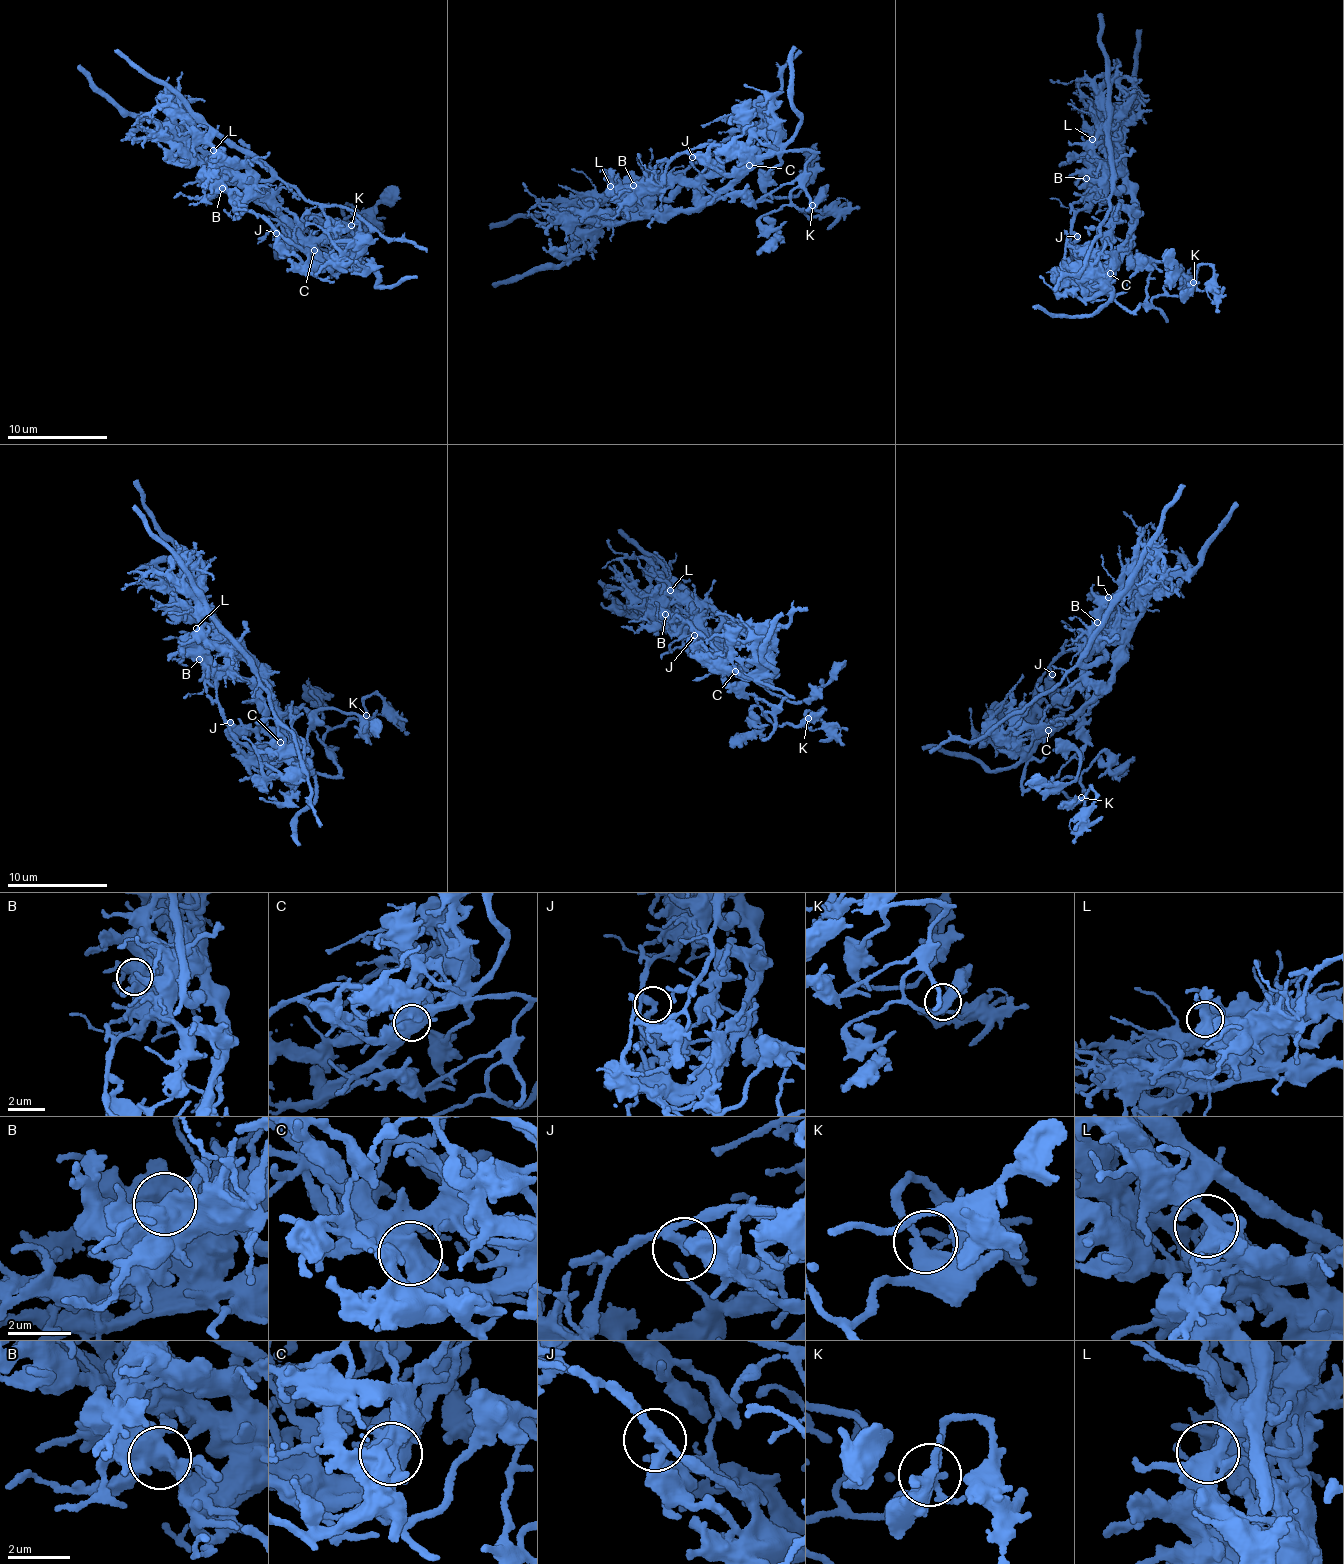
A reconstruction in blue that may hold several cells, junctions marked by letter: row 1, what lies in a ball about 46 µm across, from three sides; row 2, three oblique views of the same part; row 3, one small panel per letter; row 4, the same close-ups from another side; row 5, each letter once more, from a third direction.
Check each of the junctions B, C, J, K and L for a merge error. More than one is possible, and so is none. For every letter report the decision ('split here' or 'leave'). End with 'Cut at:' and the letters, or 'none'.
B: leave
C: split here
J: split here
K: leave
L: leave
Cut at: C, J

